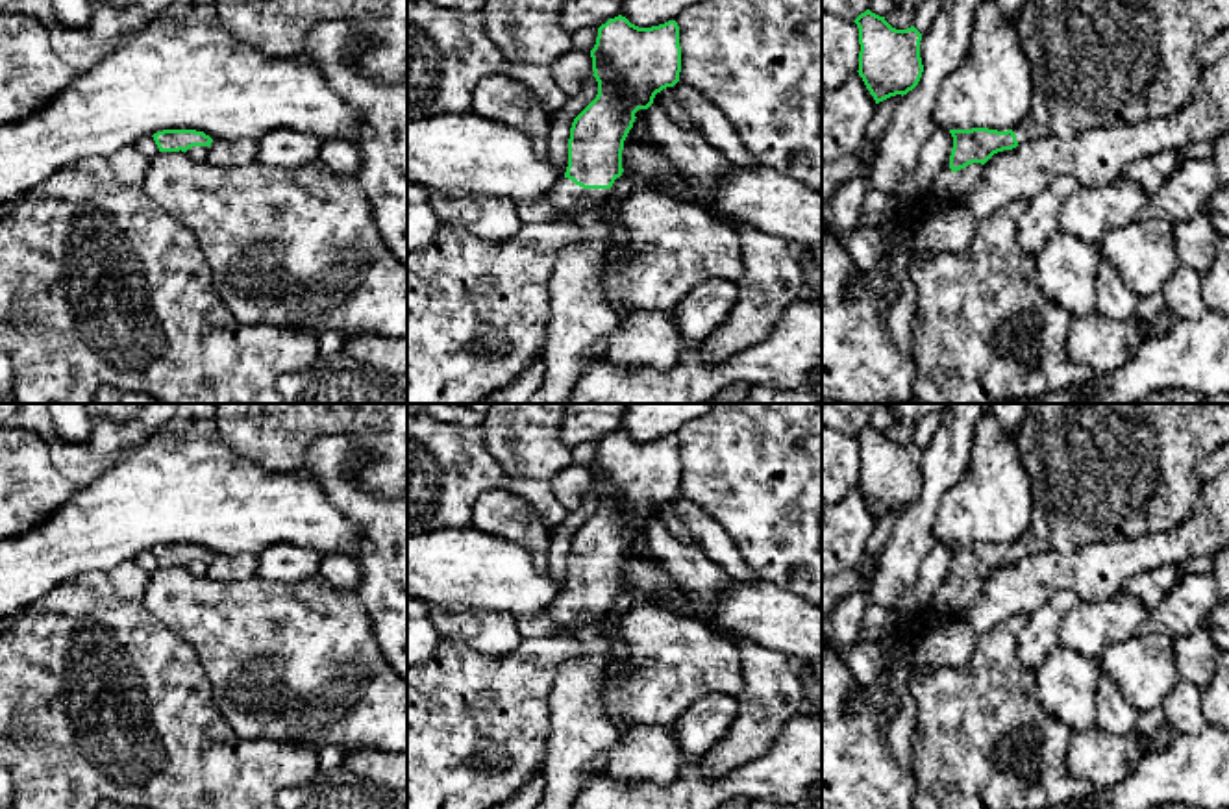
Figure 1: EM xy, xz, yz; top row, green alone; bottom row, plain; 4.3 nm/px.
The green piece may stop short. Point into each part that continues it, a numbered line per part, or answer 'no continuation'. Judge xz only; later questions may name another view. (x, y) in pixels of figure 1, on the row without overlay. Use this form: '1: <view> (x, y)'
1: xz (567, 611)

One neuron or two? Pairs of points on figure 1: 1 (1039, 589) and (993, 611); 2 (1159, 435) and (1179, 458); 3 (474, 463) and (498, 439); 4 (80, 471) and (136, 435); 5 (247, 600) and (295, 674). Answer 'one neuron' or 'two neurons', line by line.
1: one neuron
2: one neuron
3: two neurons
4: one neuron
5: one neuron

